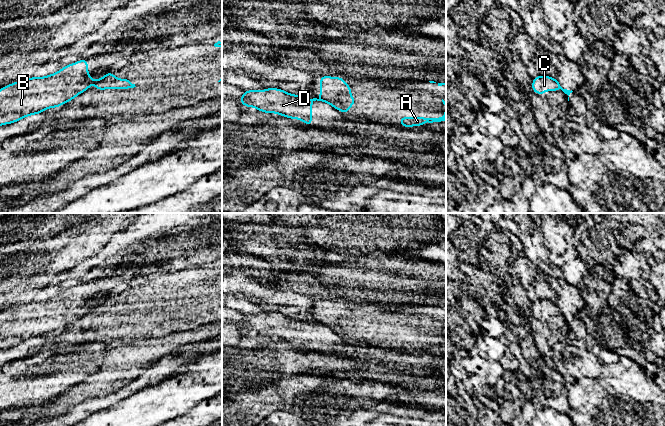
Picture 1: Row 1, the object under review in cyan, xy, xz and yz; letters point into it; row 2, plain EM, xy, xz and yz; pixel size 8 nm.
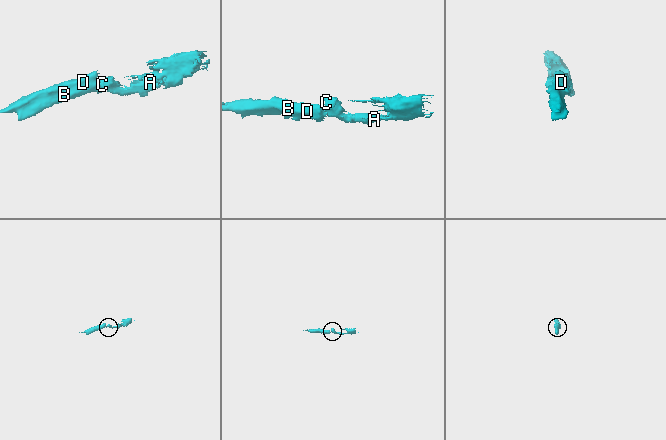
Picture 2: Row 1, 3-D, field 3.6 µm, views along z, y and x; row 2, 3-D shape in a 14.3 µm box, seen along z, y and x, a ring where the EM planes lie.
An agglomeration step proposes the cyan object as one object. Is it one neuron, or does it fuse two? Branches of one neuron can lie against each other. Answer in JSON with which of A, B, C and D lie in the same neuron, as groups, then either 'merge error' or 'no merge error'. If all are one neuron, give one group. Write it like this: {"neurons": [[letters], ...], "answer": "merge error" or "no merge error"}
{"neurons": [["A", "C"], ["B", "D"]], "answer": "merge error"}

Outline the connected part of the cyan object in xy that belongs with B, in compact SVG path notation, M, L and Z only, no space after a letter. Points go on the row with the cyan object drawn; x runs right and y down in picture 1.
M88 59L64 66L45 77L30 77L0 89L0 126L60 107L96 84L88 74Z

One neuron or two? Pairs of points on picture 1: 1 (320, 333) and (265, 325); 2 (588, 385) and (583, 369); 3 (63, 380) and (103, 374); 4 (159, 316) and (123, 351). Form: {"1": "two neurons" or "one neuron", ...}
{"1": "one neuron", "2": "two neurons", "3": "two neurons", "4": "two neurons"}

